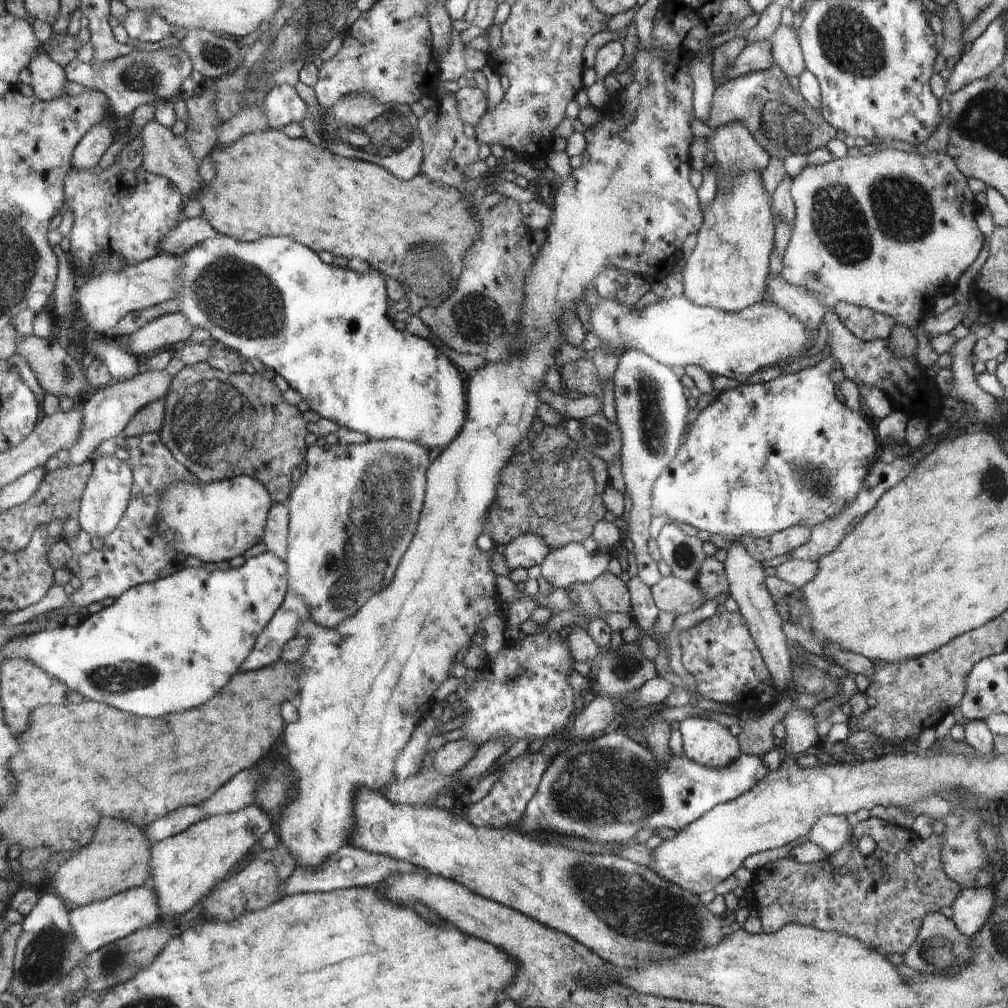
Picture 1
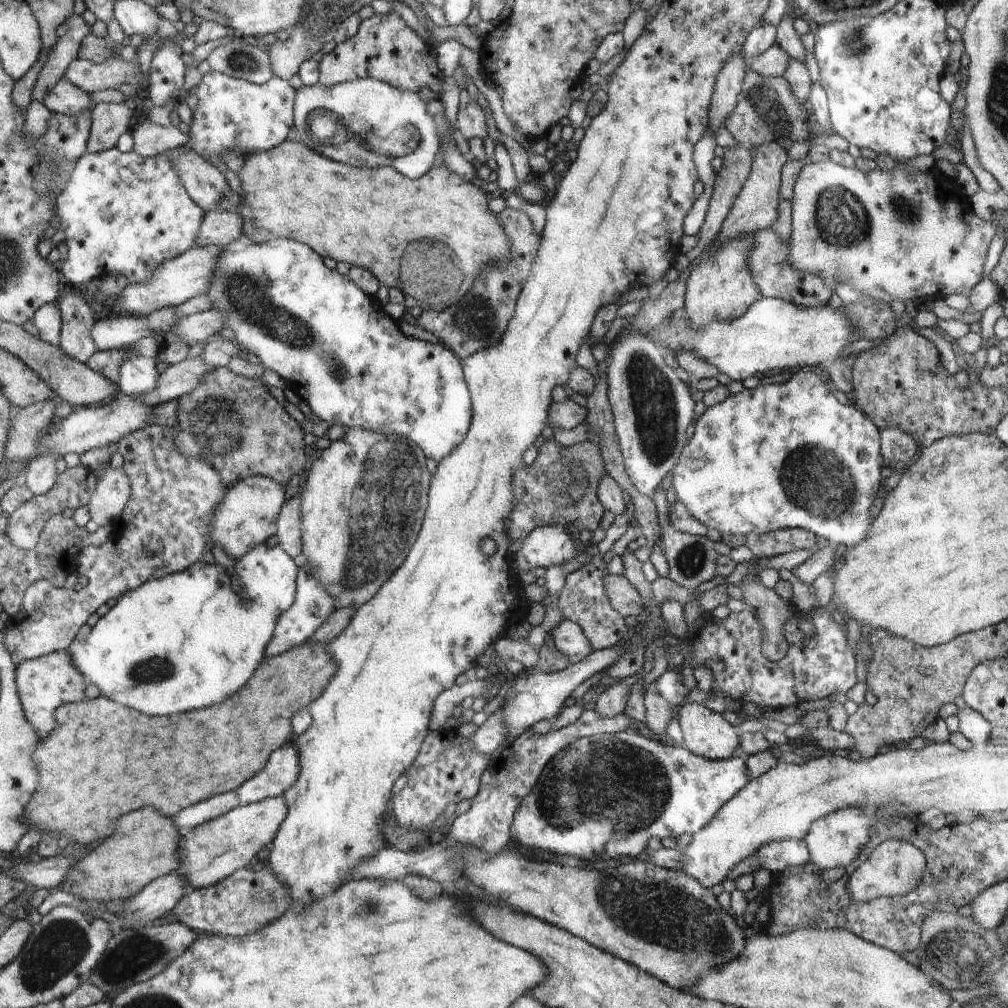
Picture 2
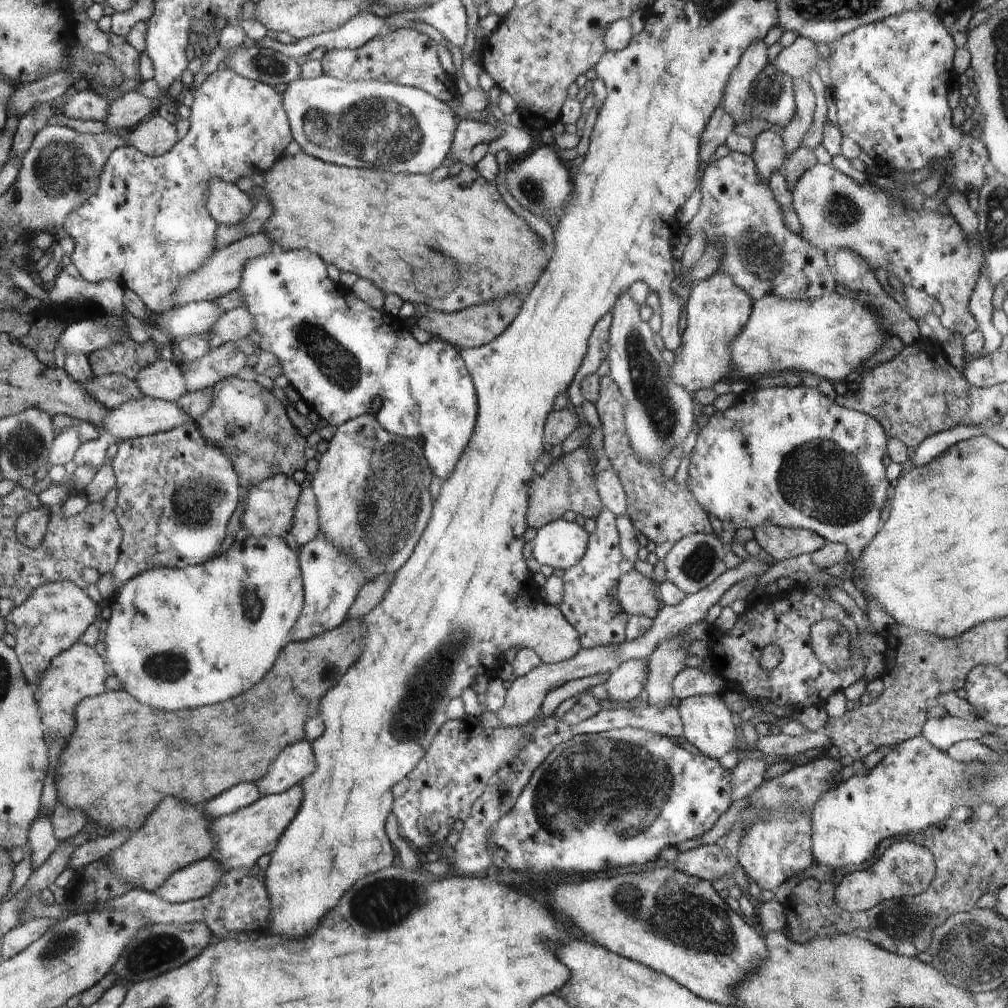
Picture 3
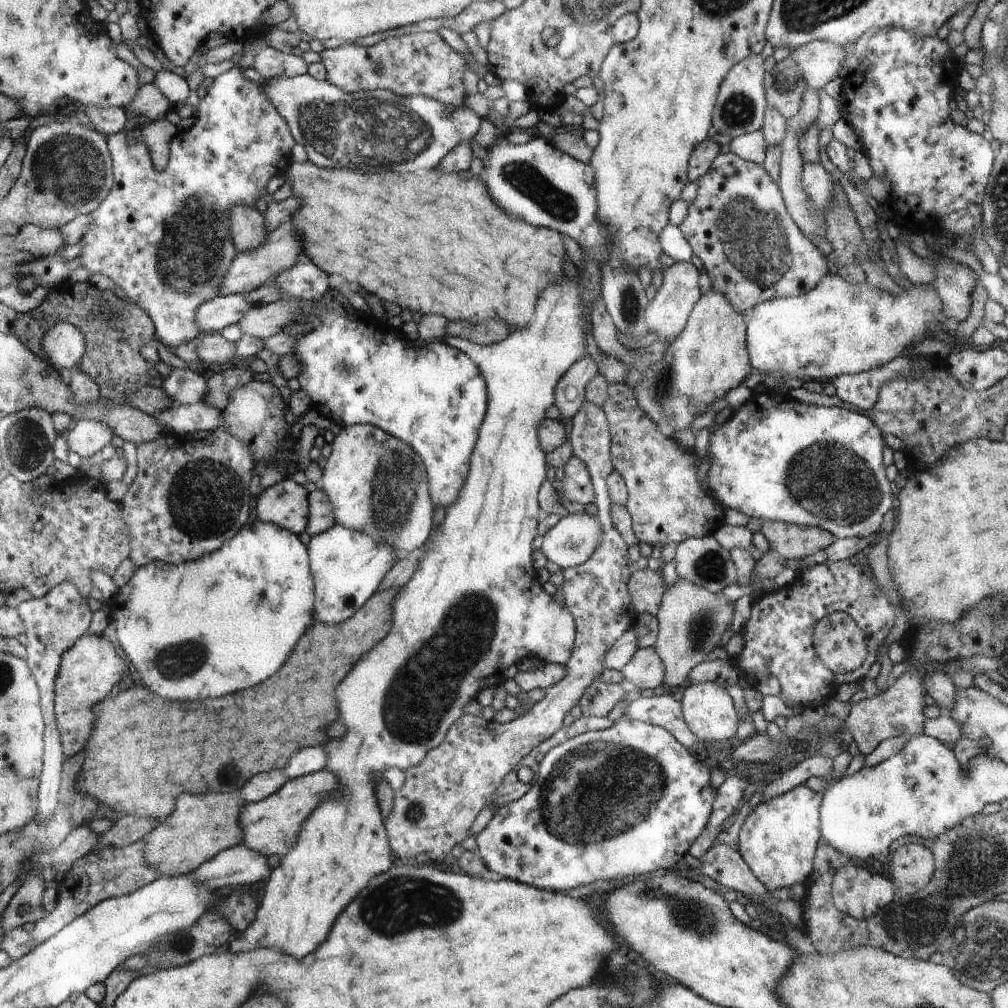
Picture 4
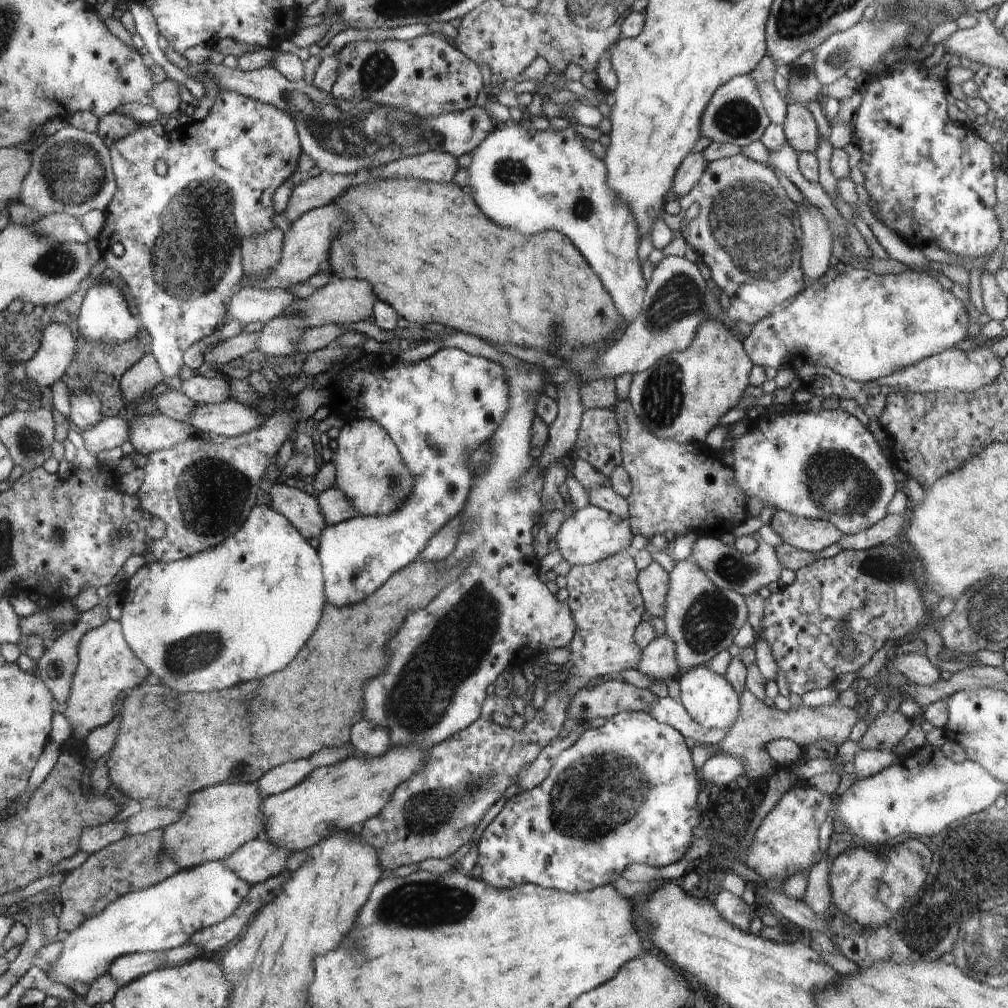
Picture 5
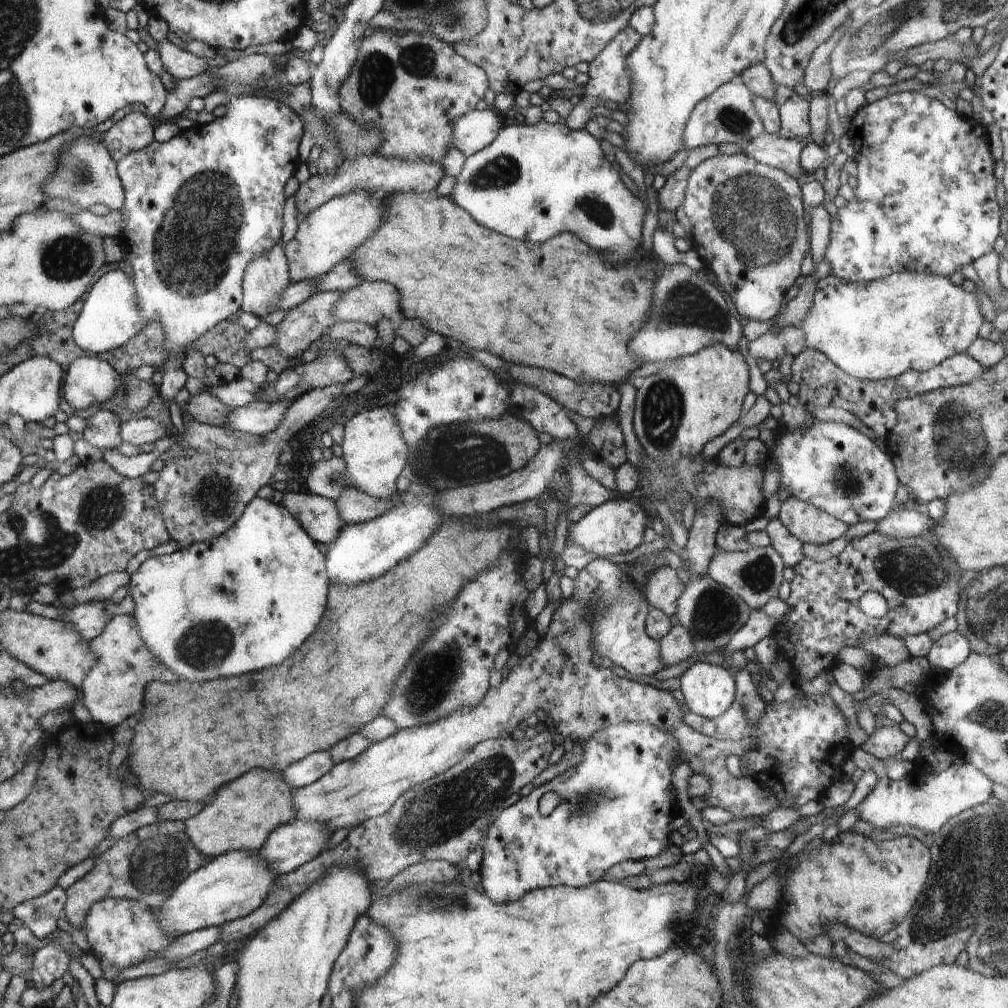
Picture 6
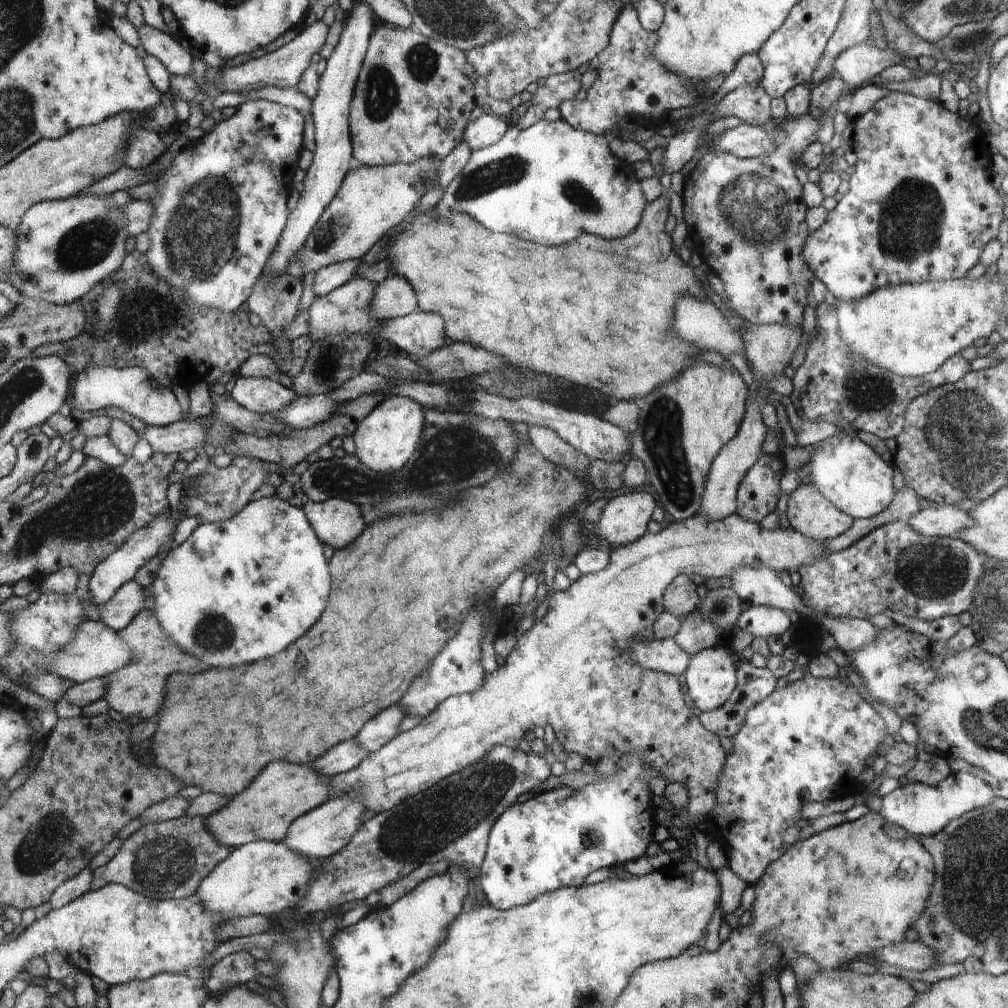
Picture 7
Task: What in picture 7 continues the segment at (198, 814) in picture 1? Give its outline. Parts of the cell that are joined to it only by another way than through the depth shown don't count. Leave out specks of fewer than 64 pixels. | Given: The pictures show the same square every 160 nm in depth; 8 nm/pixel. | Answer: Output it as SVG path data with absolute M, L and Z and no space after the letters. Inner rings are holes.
M354 737L328 750L310 766L324 779L355 769L368 755L369 750Z

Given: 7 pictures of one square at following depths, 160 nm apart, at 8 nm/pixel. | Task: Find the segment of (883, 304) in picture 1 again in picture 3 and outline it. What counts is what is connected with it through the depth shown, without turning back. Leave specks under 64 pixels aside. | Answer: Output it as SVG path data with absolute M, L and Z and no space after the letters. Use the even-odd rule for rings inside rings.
M818 162L797 180L791 197L790 209L798 215L802 225L800 236L805 241L824 252L830 247L849 248L863 256L873 272L882 267L887 272L894 272L902 284L924 290L934 300L941 302L944 310L942 326L946 330L959 332L964 337L977 330L976 318L969 309L969 300L977 280L982 277L985 256L979 246L979 235L965 236L951 214L943 216L938 211L932 212L924 208L914 211L905 206L903 196L889 196L870 181L858 184L845 173L838 172L831 164Z

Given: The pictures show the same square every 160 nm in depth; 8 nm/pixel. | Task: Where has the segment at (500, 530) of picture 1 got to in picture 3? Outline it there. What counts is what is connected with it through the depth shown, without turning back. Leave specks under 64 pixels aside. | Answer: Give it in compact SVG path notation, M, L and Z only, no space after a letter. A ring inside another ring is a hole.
M582 446L574 452L563 454L560 458L554 459L552 466L547 468L544 476L533 477L531 490L529 491L530 508L527 512L527 525L530 525L530 528L538 530L556 519L562 519L564 512L576 512L576 514L582 514L586 519L598 518L598 515L604 510L603 500L597 488L596 475L592 471L593 462L587 450L586 446Z

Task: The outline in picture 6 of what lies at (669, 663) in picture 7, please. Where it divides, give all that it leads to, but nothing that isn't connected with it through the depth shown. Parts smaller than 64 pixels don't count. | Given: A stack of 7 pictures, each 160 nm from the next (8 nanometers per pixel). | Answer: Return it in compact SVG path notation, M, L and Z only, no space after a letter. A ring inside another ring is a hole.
M596 558L579 571L572 597L595 608L595 645L608 665L620 665L634 676L654 676L665 666L659 644L645 631L645 614L649 604L645 601L624 565L616 565L608 559Z

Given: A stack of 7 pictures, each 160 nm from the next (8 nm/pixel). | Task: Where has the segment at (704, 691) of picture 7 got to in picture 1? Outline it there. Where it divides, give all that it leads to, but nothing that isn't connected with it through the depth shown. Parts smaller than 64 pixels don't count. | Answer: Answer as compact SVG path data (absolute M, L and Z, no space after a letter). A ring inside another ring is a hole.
M687 717L679 724L686 757L710 768L728 767L740 754L736 736L709 718Z

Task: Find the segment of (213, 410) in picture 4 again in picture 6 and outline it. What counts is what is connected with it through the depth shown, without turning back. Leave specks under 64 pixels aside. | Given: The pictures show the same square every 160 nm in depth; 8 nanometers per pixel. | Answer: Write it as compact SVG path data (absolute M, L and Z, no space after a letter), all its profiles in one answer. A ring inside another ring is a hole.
M258 400L258 402L250 403L246 407L231 408L231 412L227 417L227 424L224 427L266 437L273 433L277 427L283 423L291 404L290 401L276 401L269 403L264 400Z

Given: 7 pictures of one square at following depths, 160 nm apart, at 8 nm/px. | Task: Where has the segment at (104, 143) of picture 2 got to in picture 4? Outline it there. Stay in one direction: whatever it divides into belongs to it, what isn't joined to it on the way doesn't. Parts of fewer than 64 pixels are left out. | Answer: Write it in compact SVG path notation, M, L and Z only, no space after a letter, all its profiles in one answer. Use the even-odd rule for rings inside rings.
M146 83L139 90L132 106L134 108L128 110L127 113L130 116L134 114L140 116L142 123L162 120L168 112L175 109L175 105L160 92L160 89L154 83Z

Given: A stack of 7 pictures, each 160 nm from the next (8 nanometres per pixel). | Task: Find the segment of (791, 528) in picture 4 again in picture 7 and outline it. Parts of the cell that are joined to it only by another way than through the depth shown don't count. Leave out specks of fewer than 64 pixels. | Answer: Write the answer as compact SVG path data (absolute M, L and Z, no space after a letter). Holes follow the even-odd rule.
M802 483L789 494L786 514L790 527L819 541L844 534L854 523L853 517L834 506L812 483Z

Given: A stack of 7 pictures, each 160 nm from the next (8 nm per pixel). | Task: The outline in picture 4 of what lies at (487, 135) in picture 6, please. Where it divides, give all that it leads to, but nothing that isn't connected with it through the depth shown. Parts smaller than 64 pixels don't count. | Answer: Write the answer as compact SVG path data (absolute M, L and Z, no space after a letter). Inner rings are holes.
M308 74L271 78L262 88L306 149L308 161L326 169L386 172L386 168L398 168L404 174L436 169L457 144L473 143L482 122L469 107L454 108L425 96L405 97L384 89L347 93Z

